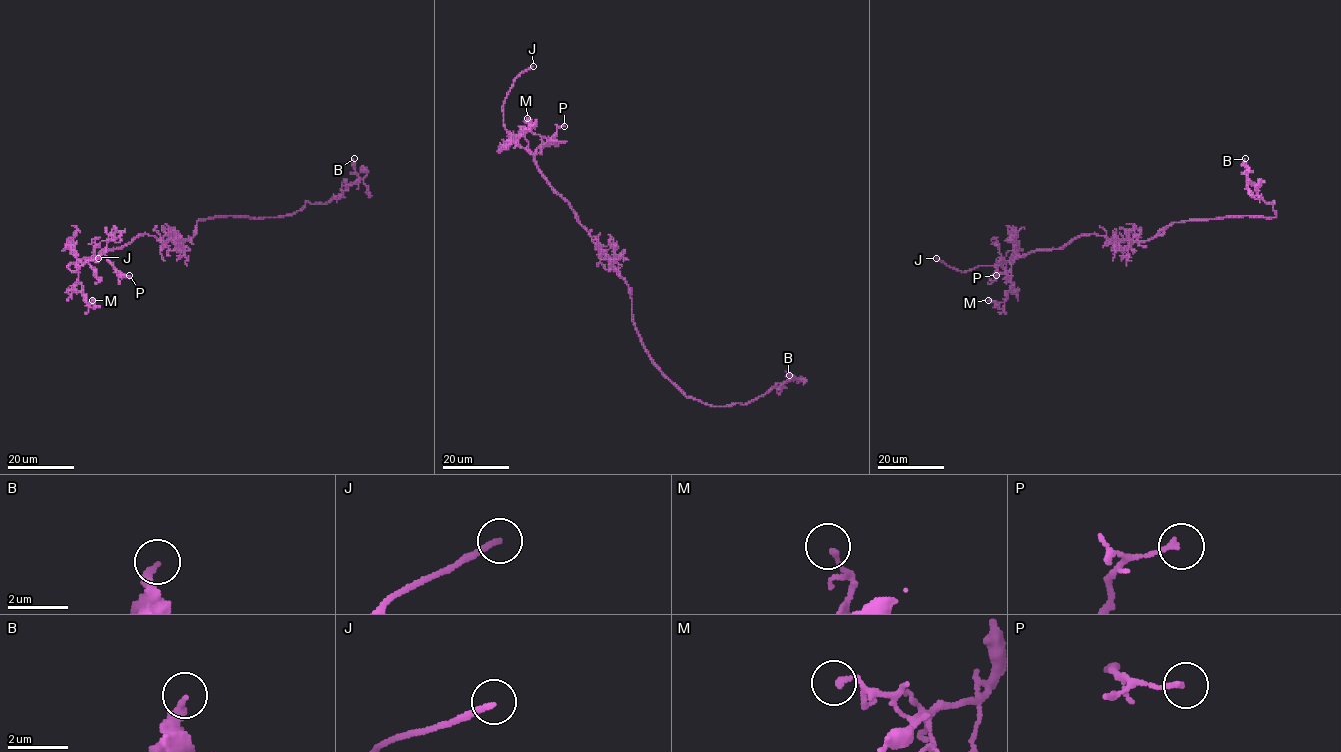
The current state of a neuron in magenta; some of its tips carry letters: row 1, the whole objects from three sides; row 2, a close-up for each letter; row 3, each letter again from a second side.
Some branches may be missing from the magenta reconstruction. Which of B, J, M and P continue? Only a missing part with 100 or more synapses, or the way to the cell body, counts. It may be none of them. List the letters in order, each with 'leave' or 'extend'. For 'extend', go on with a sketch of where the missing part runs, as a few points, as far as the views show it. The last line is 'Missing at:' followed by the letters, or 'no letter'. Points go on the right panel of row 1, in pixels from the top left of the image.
B: leave
J: extend
M: leave
P: leave
Missing at: J

